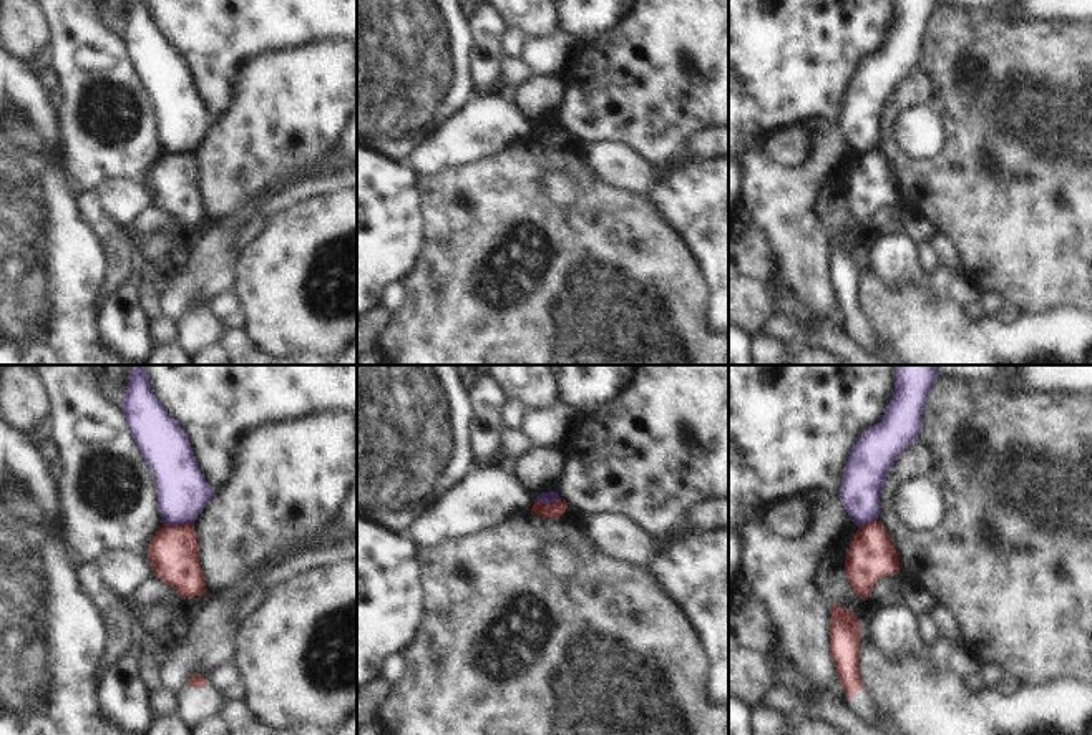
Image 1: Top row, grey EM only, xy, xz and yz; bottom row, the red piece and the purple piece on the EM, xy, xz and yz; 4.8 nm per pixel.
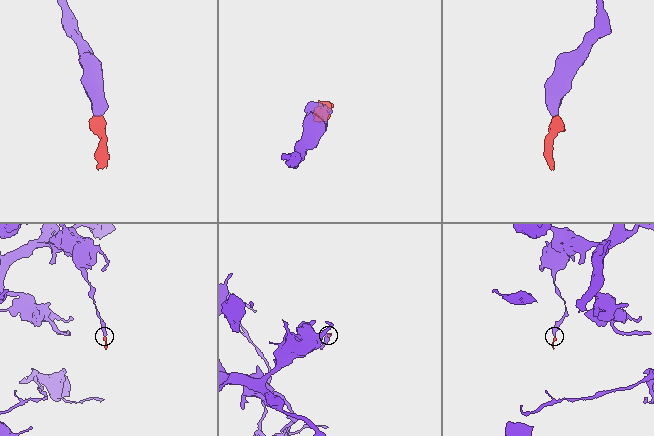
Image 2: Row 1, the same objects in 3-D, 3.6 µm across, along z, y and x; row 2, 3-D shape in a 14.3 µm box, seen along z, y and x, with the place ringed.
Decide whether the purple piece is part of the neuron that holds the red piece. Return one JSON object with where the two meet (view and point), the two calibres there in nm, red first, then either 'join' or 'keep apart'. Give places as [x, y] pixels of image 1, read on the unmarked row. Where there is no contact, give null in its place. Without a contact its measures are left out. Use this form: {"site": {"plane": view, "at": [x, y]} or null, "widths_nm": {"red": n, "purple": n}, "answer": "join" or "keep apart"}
{"site": {"plane": "xy", "at": [180, 155]}, "widths_nm": {"red": 240, "purple": 260}, "answer": "keep apart"}

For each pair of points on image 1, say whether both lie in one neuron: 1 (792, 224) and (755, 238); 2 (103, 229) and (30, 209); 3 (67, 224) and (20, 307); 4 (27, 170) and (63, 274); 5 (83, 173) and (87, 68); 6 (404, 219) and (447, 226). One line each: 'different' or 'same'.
1: different
2: different
3: same
4: same
5: same
6: different

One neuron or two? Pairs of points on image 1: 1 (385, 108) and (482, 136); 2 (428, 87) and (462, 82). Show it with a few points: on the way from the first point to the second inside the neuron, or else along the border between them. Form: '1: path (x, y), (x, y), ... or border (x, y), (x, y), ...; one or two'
1: border (468, 100), (432, 126), (410, 151); two
2: path (437, 82), (453, 82); one

